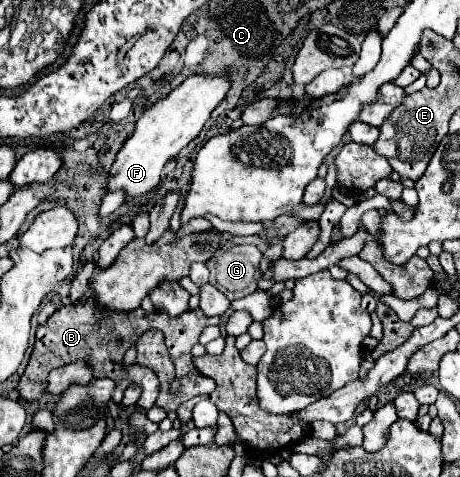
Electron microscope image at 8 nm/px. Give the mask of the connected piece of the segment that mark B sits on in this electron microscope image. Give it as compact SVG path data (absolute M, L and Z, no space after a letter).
M86 298L84 304L78 304L78 308L76 306L72 306L72 308L64 306L64 308L56 310L44 326L38 326L36 344L34 344L34 350L30 356L30 364L26 366L26 370L18 382L18 394L26 402L36 402L46 392L48 374L54 368L66 366L66 364L76 362L76 360L88 360L92 364L96 378L112 378L118 384L118 390L114 390L114 402L116 404L120 404L126 386L140 384L146 390L146 410L148 410L154 406L154 400L158 396L158 378L150 368L144 368L138 364L130 366L128 370L122 370L124 352L150 328L162 330L166 344L180 344L184 348L192 348L198 342L202 330L210 324L220 324L220 318L218 316L210 318L202 310L190 310L190 312L184 312L182 316L170 318L162 312L146 314L142 308L136 308L130 314L124 314L124 318L118 314L116 322L110 326L110 324L106 324L106 320L102 320L98 314L94 314L90 298Z

